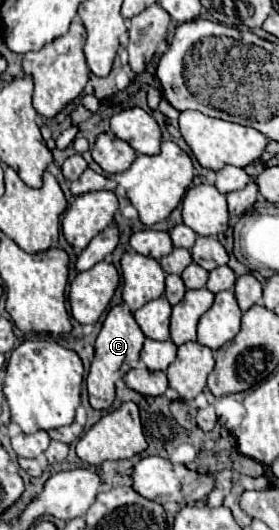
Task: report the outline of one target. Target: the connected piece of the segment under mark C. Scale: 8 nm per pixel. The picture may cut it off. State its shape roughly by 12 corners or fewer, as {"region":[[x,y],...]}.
{"region":[[130,309],[108,311],[86,379],[90,405],[114,403],[114,383],[140,361],[144,333]]}

